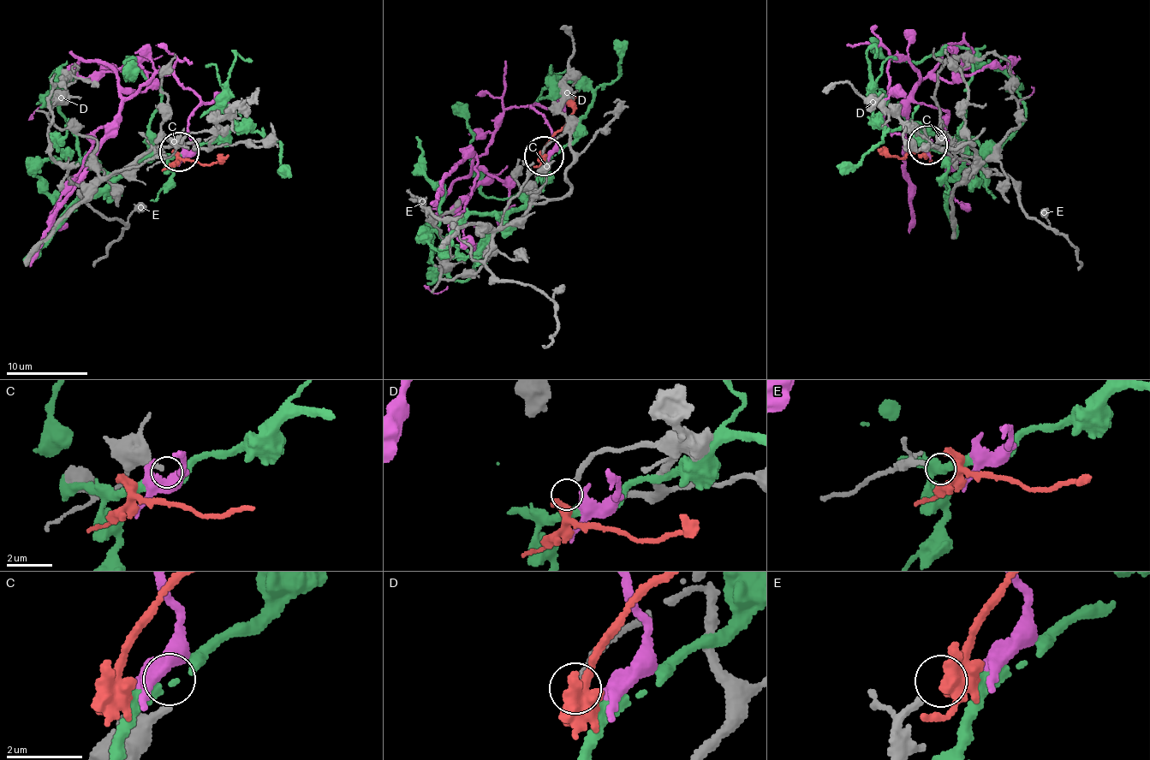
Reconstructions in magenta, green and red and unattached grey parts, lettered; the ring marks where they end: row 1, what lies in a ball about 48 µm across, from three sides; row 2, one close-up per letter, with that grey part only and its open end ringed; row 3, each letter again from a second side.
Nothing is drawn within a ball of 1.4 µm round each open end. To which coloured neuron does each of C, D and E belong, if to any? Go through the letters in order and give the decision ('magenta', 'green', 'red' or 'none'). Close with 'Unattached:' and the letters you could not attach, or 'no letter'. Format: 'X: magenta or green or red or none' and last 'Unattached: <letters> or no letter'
C: magenta
D: red
E: none
Unattached: E

